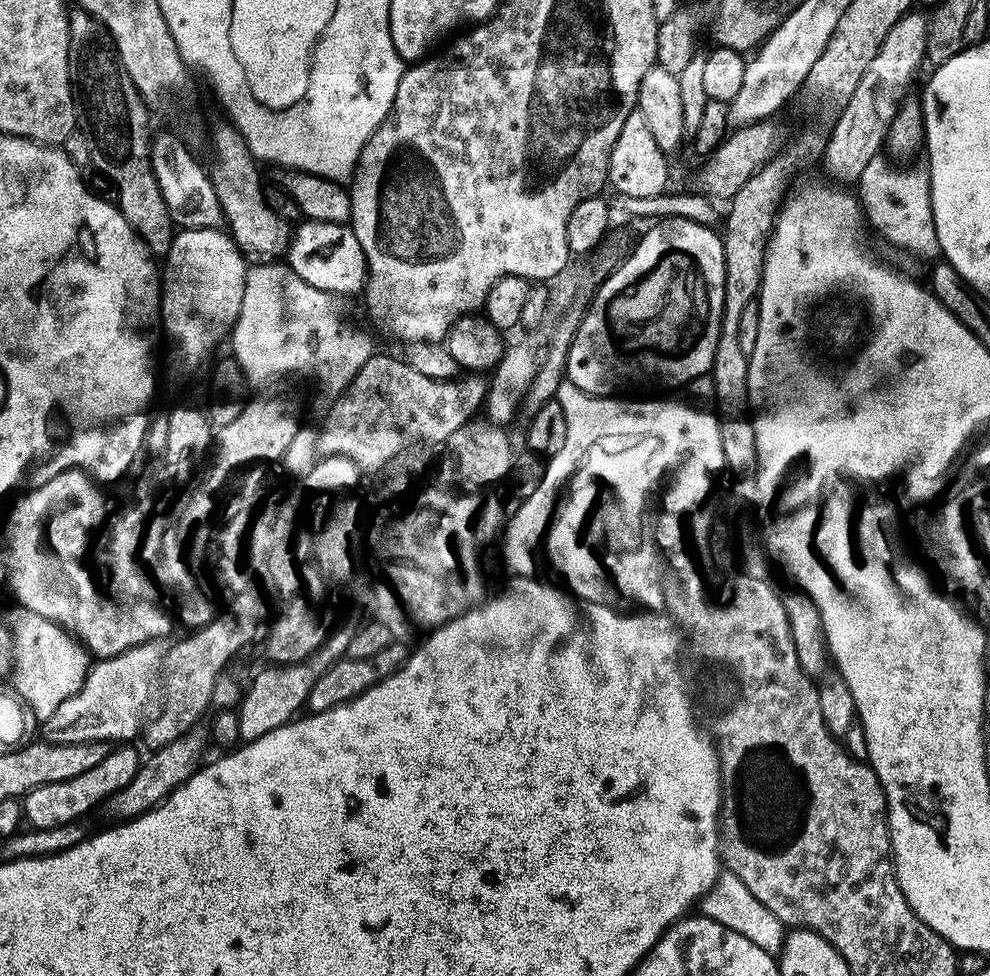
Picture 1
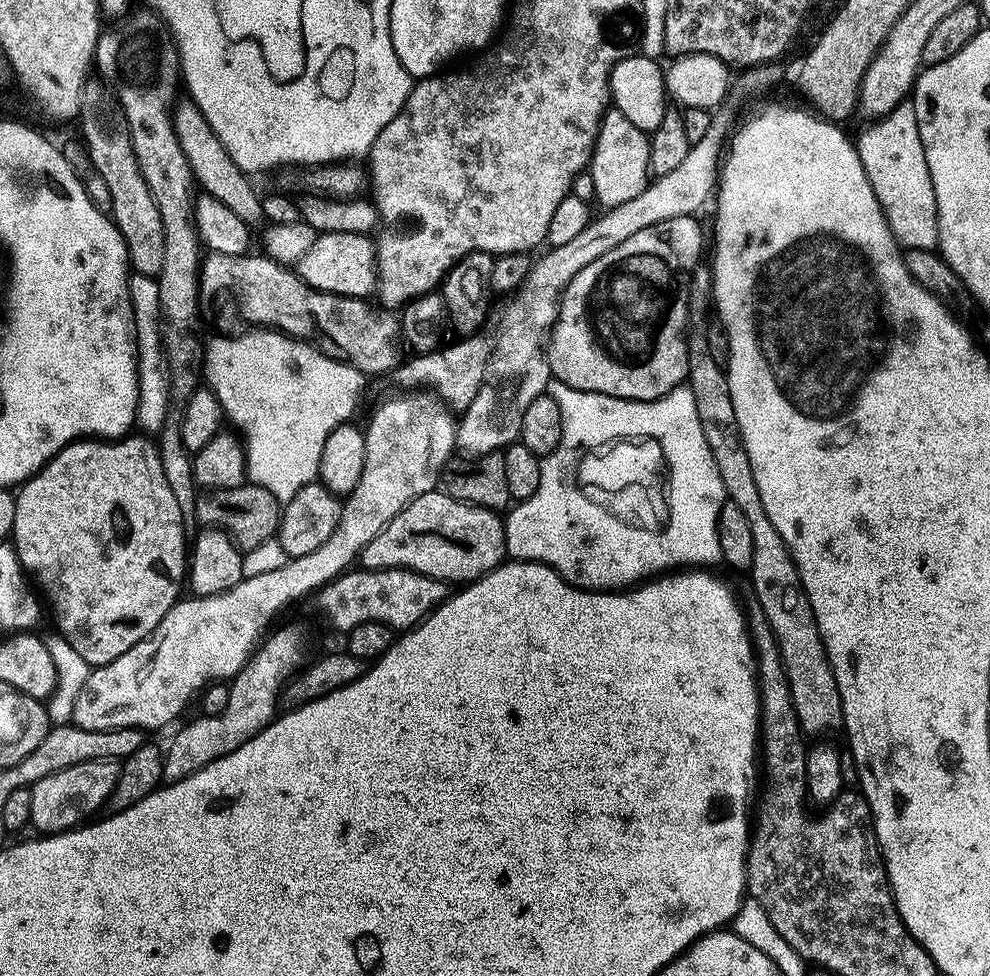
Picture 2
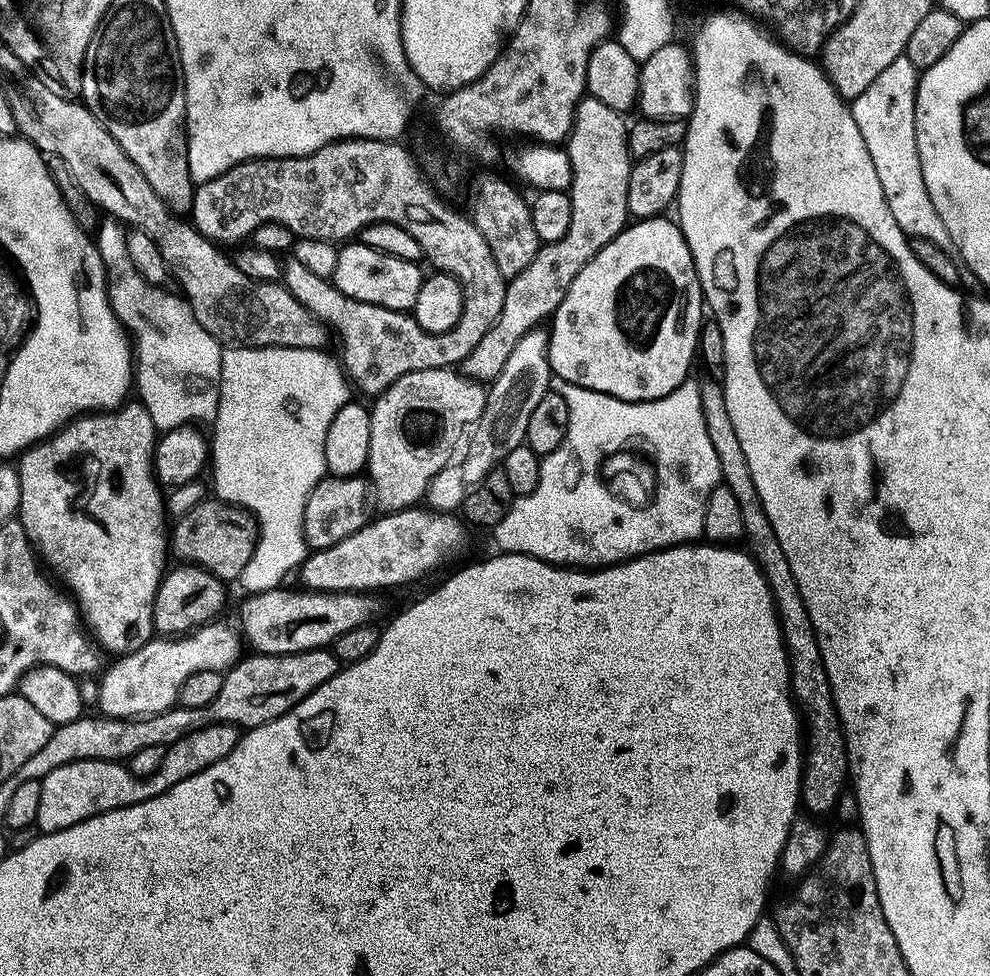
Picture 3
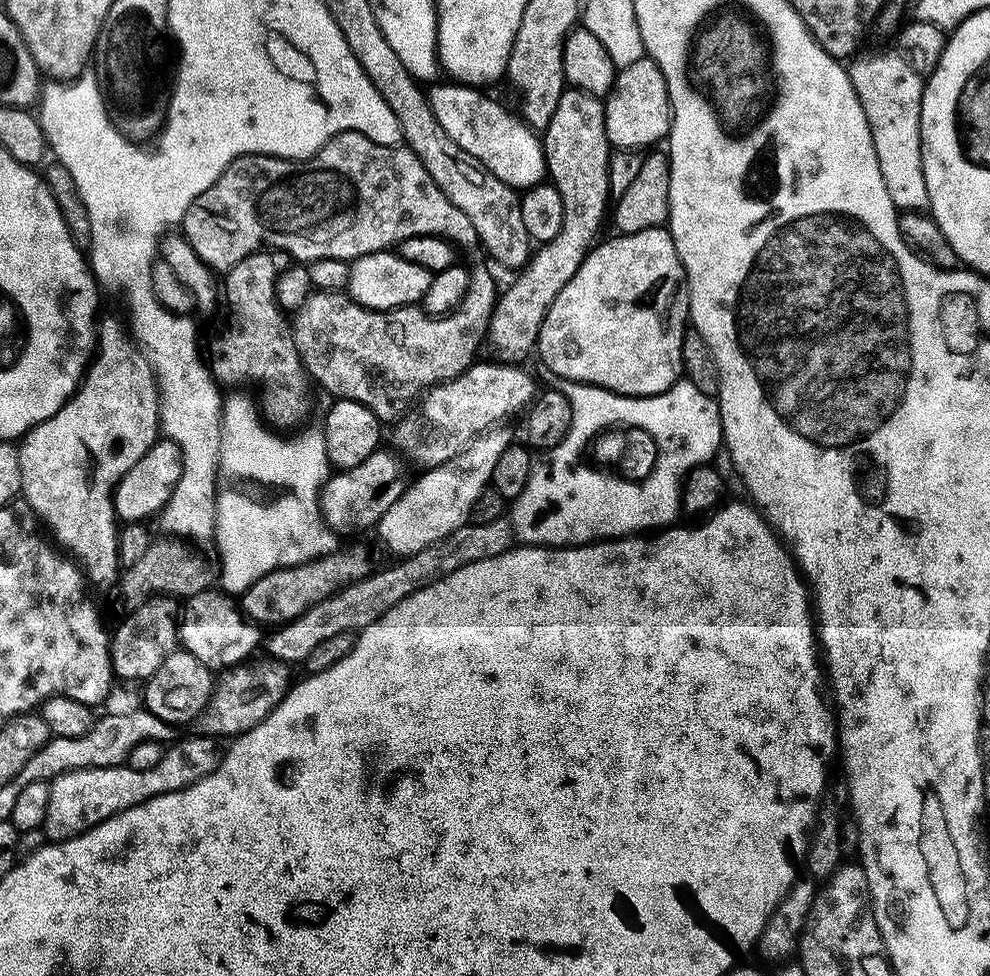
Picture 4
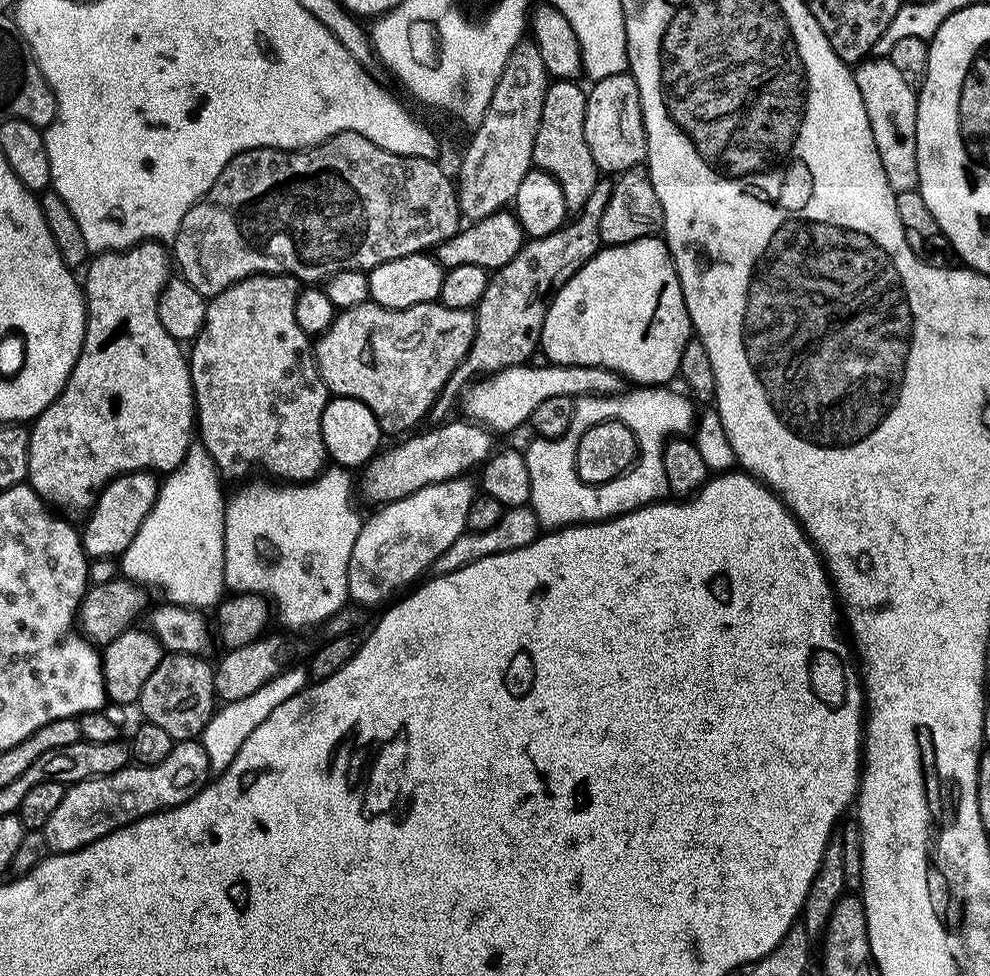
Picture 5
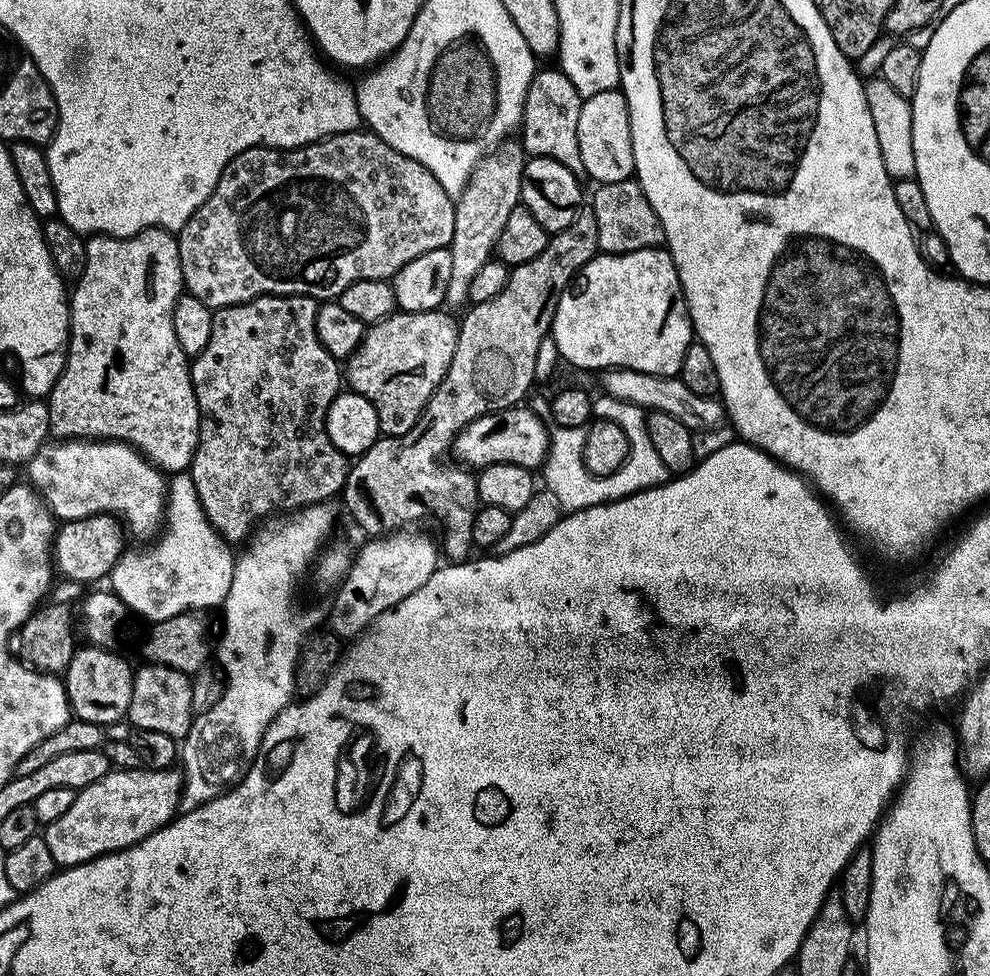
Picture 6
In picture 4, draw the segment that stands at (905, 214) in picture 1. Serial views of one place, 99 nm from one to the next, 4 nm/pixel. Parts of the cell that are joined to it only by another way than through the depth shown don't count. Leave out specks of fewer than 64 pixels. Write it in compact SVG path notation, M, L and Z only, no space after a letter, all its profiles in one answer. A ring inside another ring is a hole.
M899 51L884 52L881 56L863 56L851 65L850 75L872 127L874 146L878 150L878 166L882 166L886 190L890 190L890 198L901 213L920 212L923 208L925 211L930 205L930 190L926 186L924 169L924 147L920 137L925 77L914 74Z

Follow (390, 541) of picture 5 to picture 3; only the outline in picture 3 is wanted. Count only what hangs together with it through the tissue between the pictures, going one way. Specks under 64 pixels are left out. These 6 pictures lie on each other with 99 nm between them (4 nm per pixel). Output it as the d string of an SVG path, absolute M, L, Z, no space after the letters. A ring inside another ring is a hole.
M537 330L526 334L526 338L514 346L514 354L510 354L506 370L502 370L502 374L498 374L498 378L488 388L486 410L476 427L471 429L464 461L443 468L428 488L426 504L431 511L459 513L464 507L464 499L471 494L472 489L477 488L491 472L497 471L510 453L525 447L530 418L534 409L542 403L542 398L546 398L554 379L548 361L549 339L547 331Z

